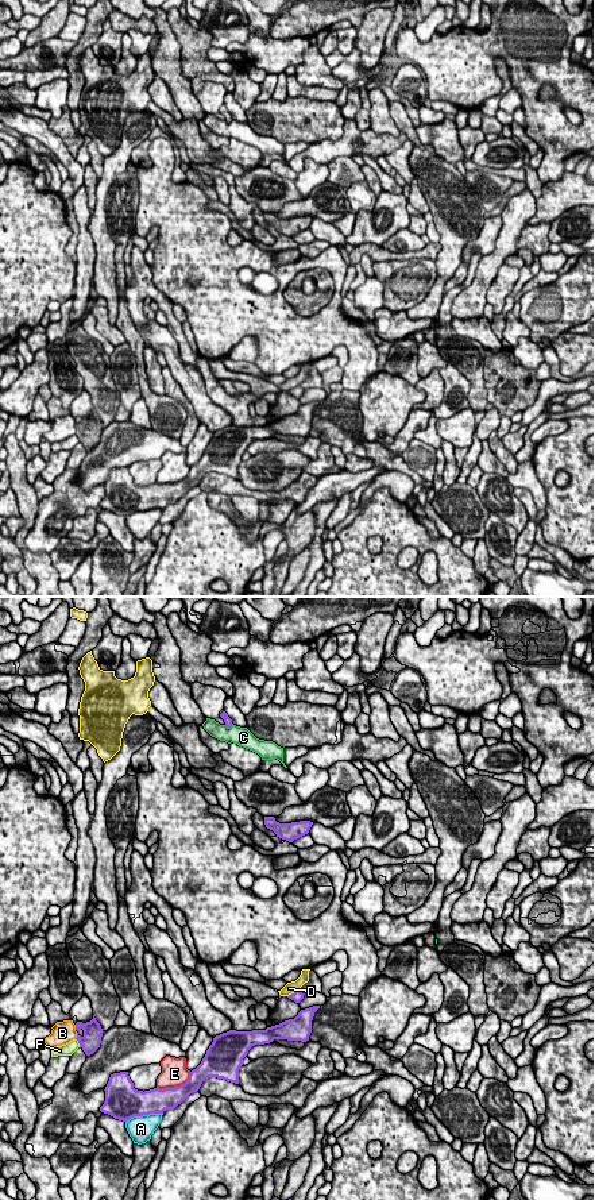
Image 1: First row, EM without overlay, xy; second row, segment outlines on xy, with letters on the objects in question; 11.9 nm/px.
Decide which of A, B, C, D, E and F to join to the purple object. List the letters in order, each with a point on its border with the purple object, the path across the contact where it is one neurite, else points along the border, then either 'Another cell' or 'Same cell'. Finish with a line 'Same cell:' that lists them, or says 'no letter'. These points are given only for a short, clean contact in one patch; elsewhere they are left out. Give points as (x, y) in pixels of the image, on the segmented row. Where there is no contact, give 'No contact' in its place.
A: Touches purple at xy (143, 1114). Another cell
B: Touches purple at xy (77, 1035). Boundary: xy (77, 1033), (74, 1038). Another cell
C: Touches purple at xy (228, 726). Another cell
D: Touches purple at xy (292, 994). Boundary: xy (297, 988), (288, 996). Another cell
E: Touches purple at xy (176, 1087). Another cell
F: Touches purple at xy (78, 1042). Boundary: xy (76, 1038), (80, 1046). Another cell
Same cell: no letter

